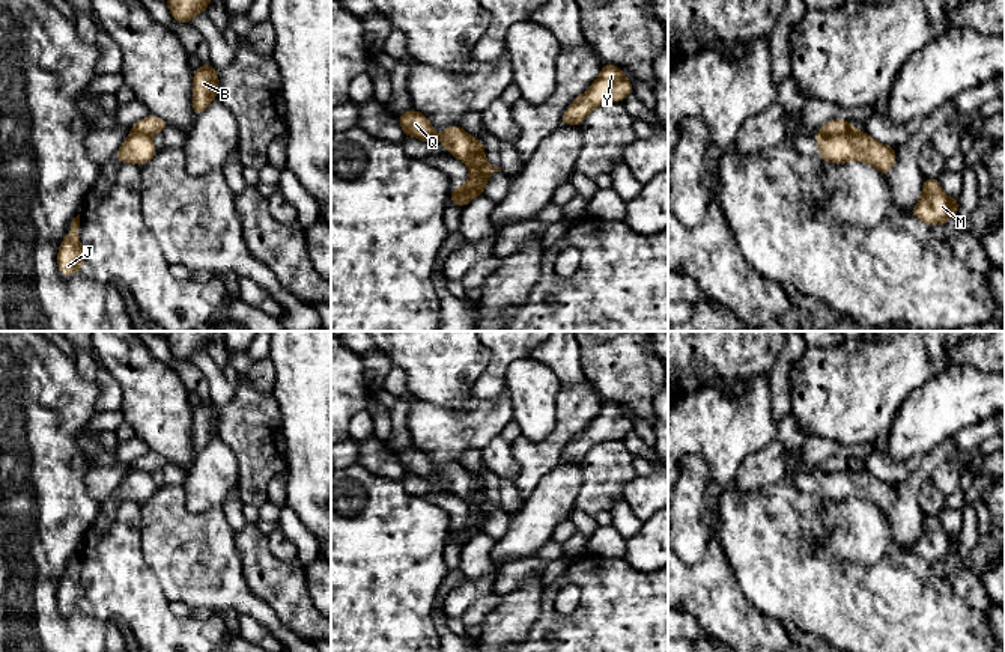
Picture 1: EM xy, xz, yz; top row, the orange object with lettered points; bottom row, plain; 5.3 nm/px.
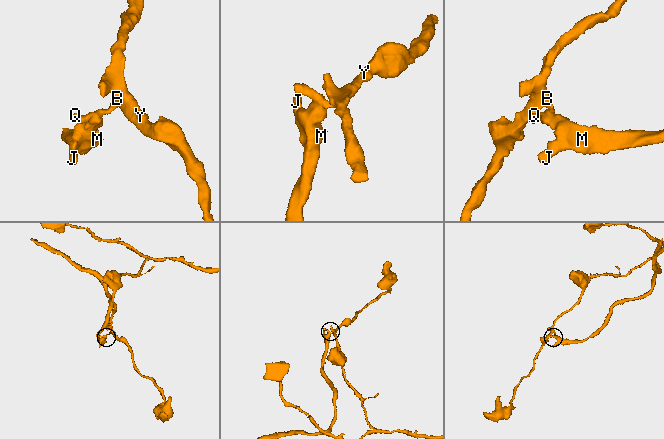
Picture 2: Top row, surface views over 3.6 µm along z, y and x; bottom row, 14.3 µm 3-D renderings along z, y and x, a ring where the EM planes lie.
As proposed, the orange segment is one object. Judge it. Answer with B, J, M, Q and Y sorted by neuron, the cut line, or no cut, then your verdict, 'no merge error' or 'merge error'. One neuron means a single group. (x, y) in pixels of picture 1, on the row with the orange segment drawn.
B Q Y / J M | yz (853, 128), (846, 133), (819, 133) | merge error

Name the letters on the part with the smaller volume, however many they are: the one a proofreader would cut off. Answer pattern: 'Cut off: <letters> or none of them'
Cut off: J, M

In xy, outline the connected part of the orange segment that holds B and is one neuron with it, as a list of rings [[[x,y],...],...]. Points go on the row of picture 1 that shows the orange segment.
[[[203,65],[193,74],[193,113],[199,116],[217,99],[220,77],[212,65]]]

